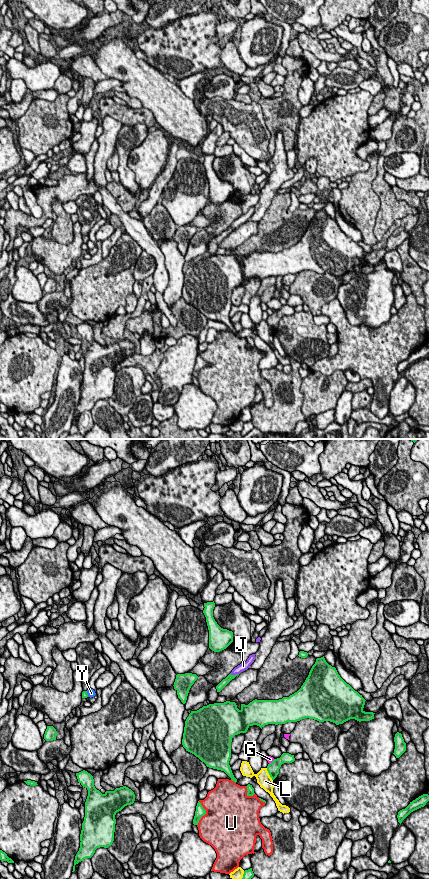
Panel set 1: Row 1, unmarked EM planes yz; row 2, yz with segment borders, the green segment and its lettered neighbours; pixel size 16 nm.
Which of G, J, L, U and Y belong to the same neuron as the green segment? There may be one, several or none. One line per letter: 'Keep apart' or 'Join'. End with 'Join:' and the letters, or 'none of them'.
G: Keep apart
J: Join
L: Keep apart
U: Keep apart
Y: Keep apart
Join: J

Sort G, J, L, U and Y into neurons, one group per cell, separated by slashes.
G / J / L / U / Y

